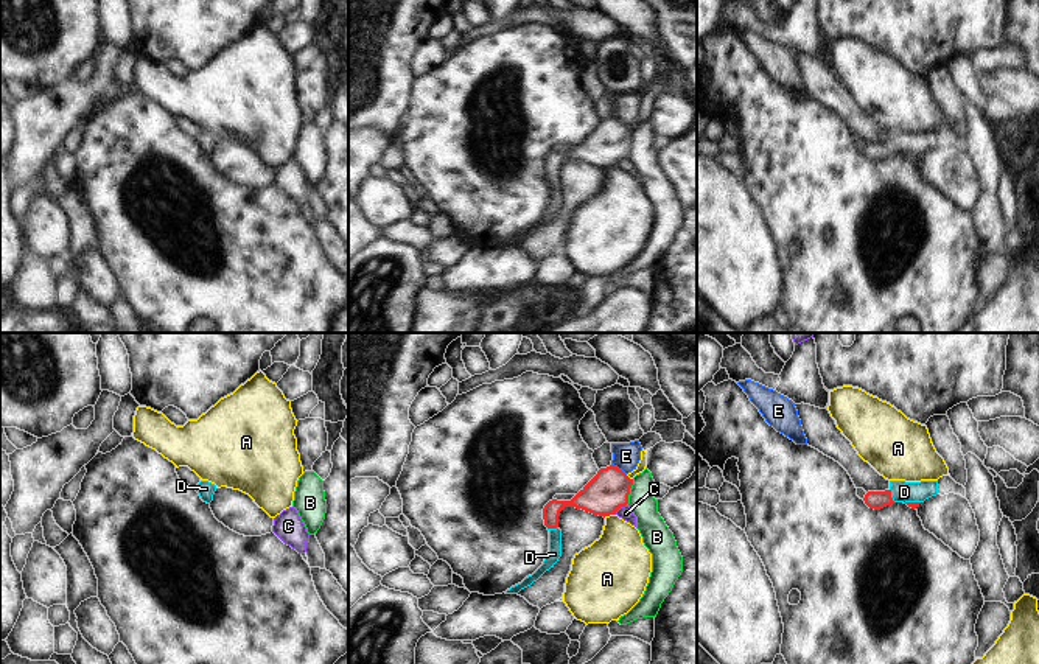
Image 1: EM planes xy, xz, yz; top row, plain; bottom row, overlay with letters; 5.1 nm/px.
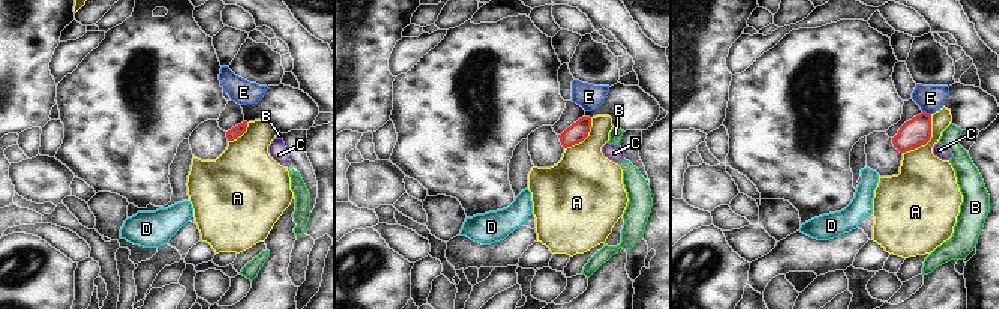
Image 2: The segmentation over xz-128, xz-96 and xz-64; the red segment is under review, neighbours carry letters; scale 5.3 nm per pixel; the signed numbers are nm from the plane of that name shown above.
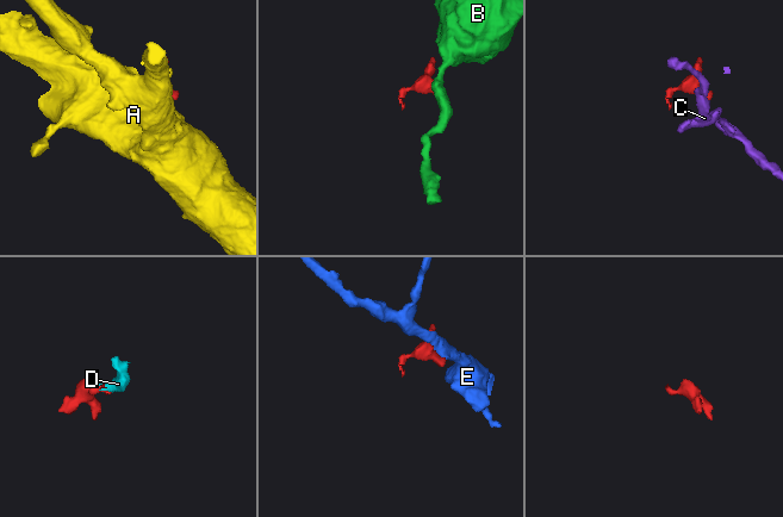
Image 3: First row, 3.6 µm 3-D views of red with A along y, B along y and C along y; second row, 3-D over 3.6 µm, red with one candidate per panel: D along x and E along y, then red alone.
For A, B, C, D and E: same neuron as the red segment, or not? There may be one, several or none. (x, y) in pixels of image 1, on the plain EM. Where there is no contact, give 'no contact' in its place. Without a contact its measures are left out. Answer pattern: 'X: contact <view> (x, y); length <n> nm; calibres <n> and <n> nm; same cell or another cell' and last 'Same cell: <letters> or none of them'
A: contact xz (608, 167); length 70 nm; calibres 220 and 320 nm; another cell
B: contact xz (629, 143); length 140 nm; calibres 220 and 140 nm; another cell
C: contact xz (619, 159); length 80 nm; calibres 220 and 70 nm; another cell
D: contact yz (890, 146); length 80 nm; calibres 100 and 110 nm; same cell
E: contact xz (618, 120); length 100 nm; calibres 220 and 140 nm; another cell
Same cell: D

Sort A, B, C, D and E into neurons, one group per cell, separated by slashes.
A / B / C / D / E

